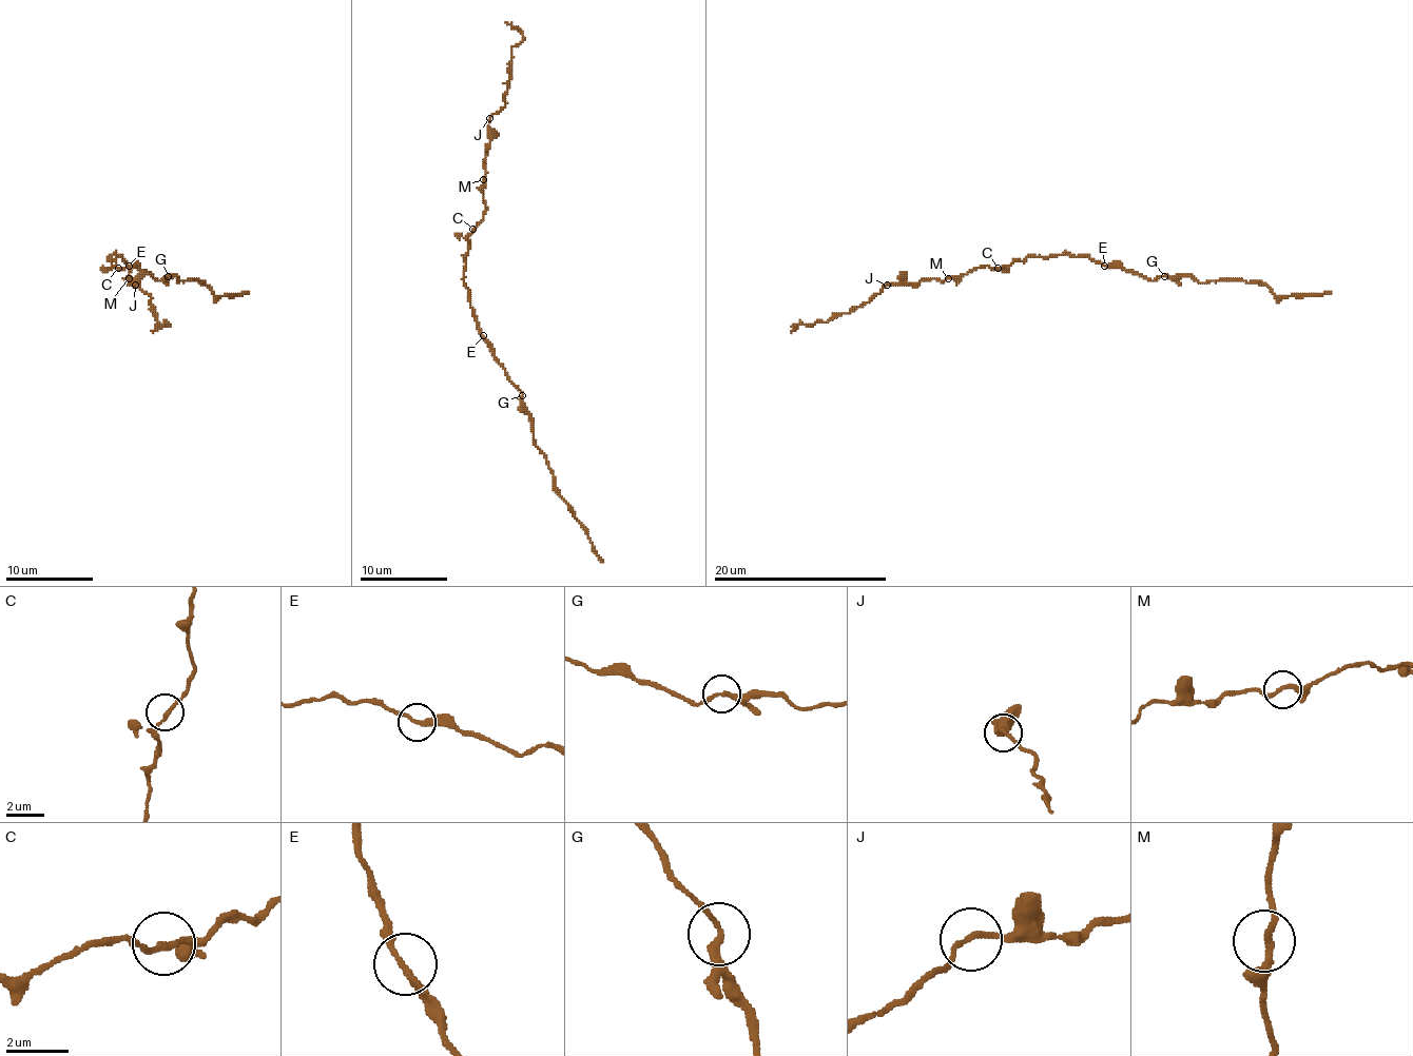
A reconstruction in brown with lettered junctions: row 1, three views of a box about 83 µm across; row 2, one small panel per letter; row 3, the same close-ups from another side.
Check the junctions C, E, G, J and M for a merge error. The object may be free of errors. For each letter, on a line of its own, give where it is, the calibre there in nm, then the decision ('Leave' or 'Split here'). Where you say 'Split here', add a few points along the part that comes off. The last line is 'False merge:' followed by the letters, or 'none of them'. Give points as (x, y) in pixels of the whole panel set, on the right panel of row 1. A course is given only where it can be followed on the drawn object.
C: Place: (998, 268). Thickness 190 nm. Leave
E: Place: (1104, 266). Thickness 220 nm. Leave
G: Place: (1164, 276). Thickness 240 nm. Leave
J: Place: (887, 285). Thickness 170 nm. Leave
M: Place: (948, 278). Thickness 220 nm. Leave
False merge: none of them

